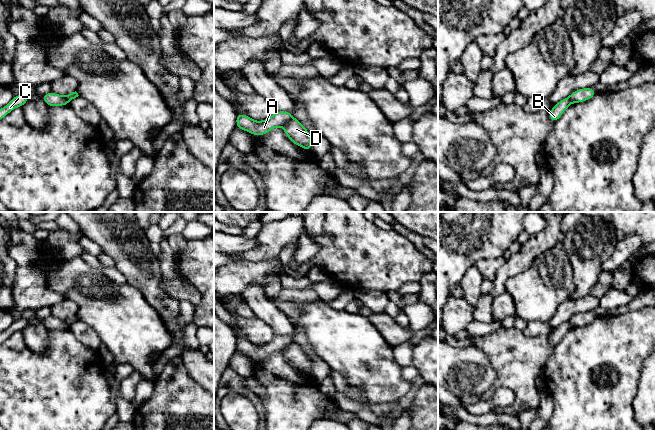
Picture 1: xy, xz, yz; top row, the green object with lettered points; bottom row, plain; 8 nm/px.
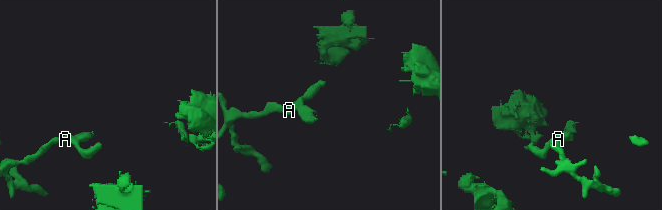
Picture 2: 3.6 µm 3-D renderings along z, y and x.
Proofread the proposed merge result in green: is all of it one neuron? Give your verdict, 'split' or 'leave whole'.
split

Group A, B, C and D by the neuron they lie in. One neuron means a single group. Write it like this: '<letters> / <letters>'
A B C / D

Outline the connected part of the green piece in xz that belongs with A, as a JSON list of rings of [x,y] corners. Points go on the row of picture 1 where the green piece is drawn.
[[[275,111],[269,119],[262,121],[255,121],[246,114],[236,113],[235,128],[247,131],[255,136],[261,136],[275,127],[283,126],[291,118],[293,118],[293,114],[288,111]]]

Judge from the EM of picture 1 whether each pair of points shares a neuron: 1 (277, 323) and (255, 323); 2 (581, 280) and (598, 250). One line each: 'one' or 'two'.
1: two
2: one

